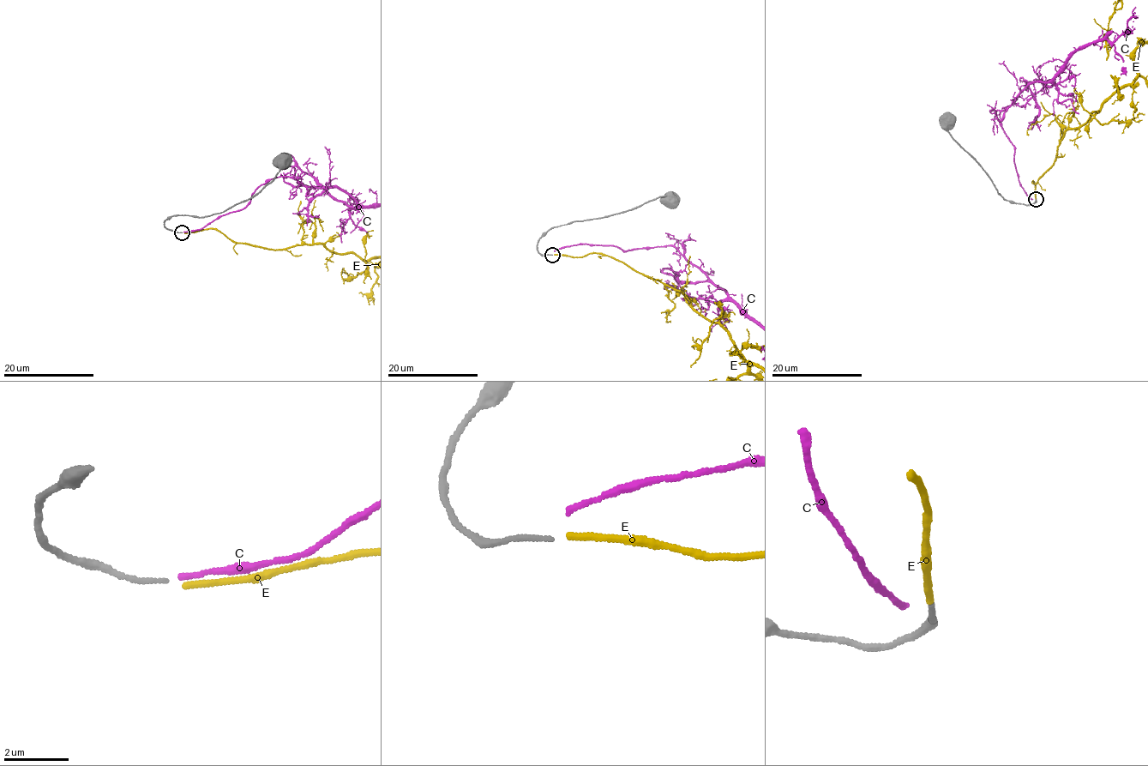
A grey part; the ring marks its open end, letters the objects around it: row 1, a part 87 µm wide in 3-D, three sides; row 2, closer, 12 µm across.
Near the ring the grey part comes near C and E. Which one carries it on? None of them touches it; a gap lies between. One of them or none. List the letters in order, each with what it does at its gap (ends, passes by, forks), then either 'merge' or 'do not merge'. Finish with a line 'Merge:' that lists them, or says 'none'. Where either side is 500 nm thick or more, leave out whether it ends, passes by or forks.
C: it ends; do not merge
E: it ends; do not merge
Merge: none

